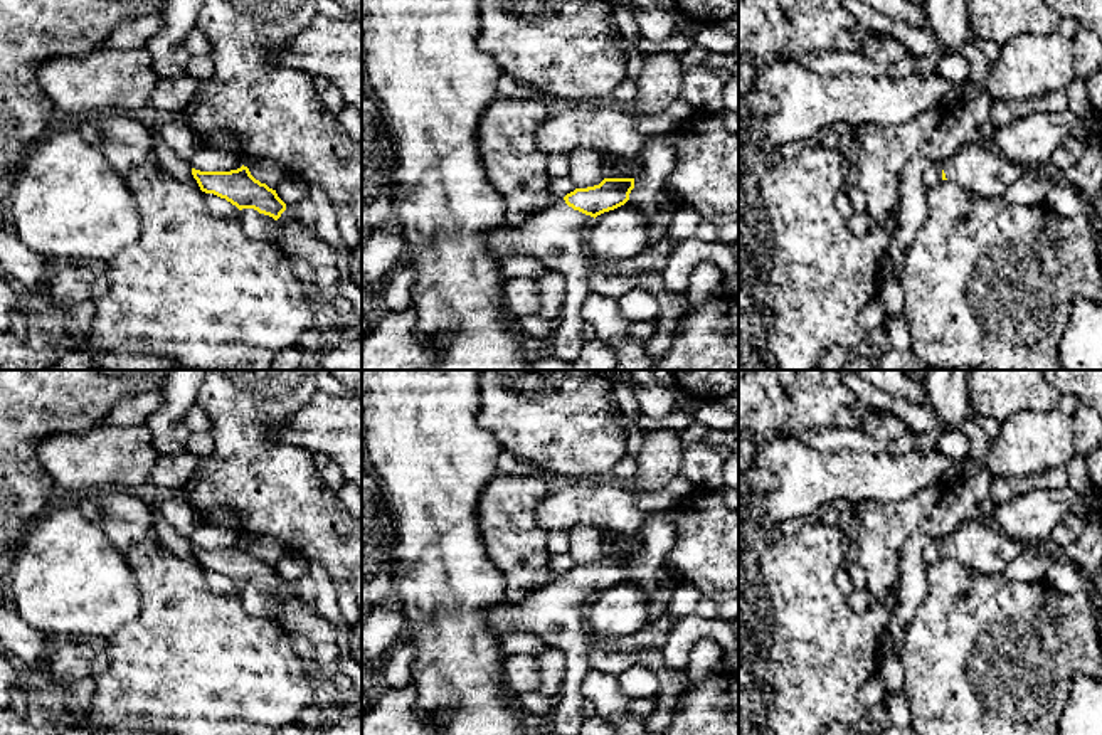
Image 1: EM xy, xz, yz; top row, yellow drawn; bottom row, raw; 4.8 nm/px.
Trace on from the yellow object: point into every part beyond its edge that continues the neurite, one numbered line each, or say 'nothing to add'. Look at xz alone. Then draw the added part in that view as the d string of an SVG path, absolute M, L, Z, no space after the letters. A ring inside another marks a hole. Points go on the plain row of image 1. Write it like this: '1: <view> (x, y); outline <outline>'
1: xz (554, 613); outline M562 575L520 600L505 599L486 612L498 641L522 631L537 636L545 648L565 653L567 666L559 691L562 700L543 723L555 735L577 735L585 720L580 686L592 669L589 653L596 646L585 634L582 611L592 599L594 594L574 587Z

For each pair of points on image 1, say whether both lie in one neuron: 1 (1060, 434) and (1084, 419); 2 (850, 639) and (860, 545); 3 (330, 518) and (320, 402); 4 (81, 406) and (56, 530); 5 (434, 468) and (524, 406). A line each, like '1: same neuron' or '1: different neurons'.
1: different neurons
2: different neurons
3: different neurons
4: different neurons
5: different neurons

